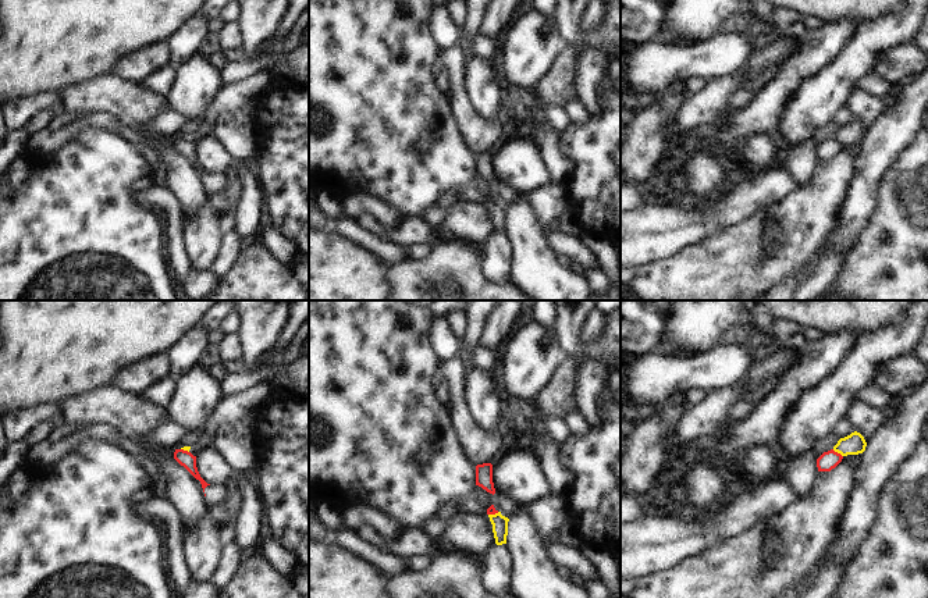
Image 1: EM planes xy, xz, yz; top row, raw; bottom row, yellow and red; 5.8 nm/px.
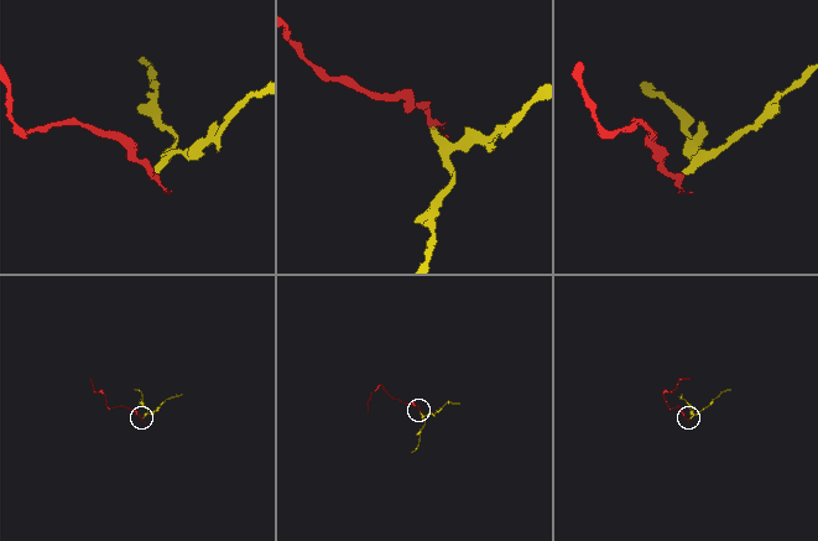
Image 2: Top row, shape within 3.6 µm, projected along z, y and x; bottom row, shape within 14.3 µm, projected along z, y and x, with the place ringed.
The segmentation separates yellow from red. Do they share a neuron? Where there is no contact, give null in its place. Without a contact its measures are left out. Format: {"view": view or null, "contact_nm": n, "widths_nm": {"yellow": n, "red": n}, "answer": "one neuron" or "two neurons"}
{"view": "yz", "contact_nm": 80, "widths_nm": {"yellow": 120, "red": 110}, "answer": "two neurons"}

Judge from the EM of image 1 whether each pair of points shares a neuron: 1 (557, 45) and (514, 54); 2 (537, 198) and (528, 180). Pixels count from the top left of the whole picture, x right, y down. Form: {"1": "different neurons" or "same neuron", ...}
{"1": "same neuron", "2": "different neurons"}

